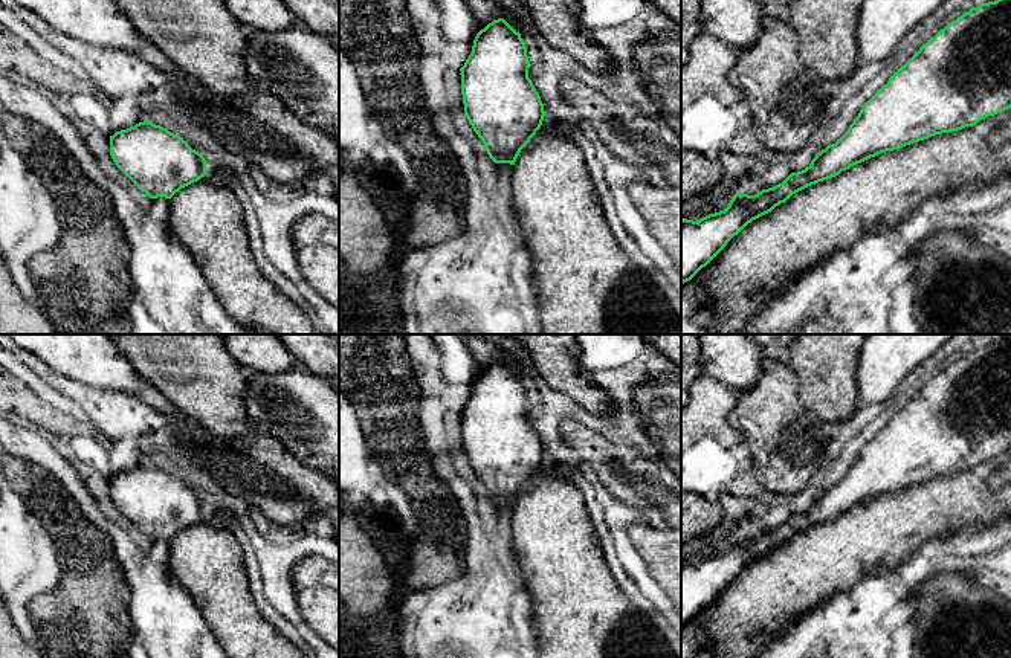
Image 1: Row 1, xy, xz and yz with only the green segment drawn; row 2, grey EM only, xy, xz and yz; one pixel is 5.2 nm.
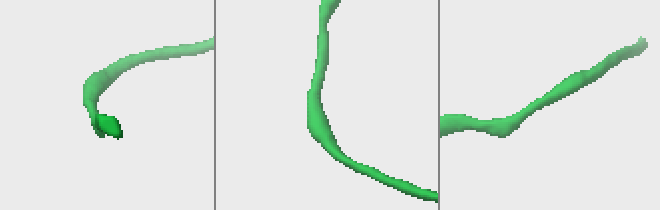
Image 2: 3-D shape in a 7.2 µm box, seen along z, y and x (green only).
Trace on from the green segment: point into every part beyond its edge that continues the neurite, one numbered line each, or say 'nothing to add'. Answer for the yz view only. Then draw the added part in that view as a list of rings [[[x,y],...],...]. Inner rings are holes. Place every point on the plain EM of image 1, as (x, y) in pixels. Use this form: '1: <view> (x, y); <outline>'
nothing to add

